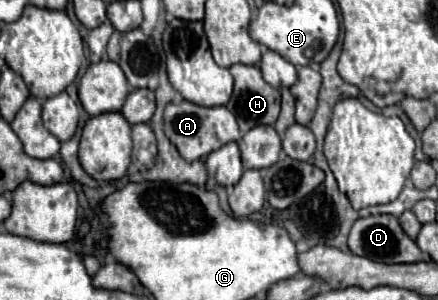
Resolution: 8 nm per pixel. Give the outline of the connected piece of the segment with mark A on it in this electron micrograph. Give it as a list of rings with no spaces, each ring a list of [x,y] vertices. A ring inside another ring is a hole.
[[[182,101],[178,105],[176,103],[166,105],[164,133],[186,161],[196,161],[196,159],[208,157],[212,151],[220,149],[222,145],[240,139],[236,117],[226,107],[200,107],[190,101]]]

